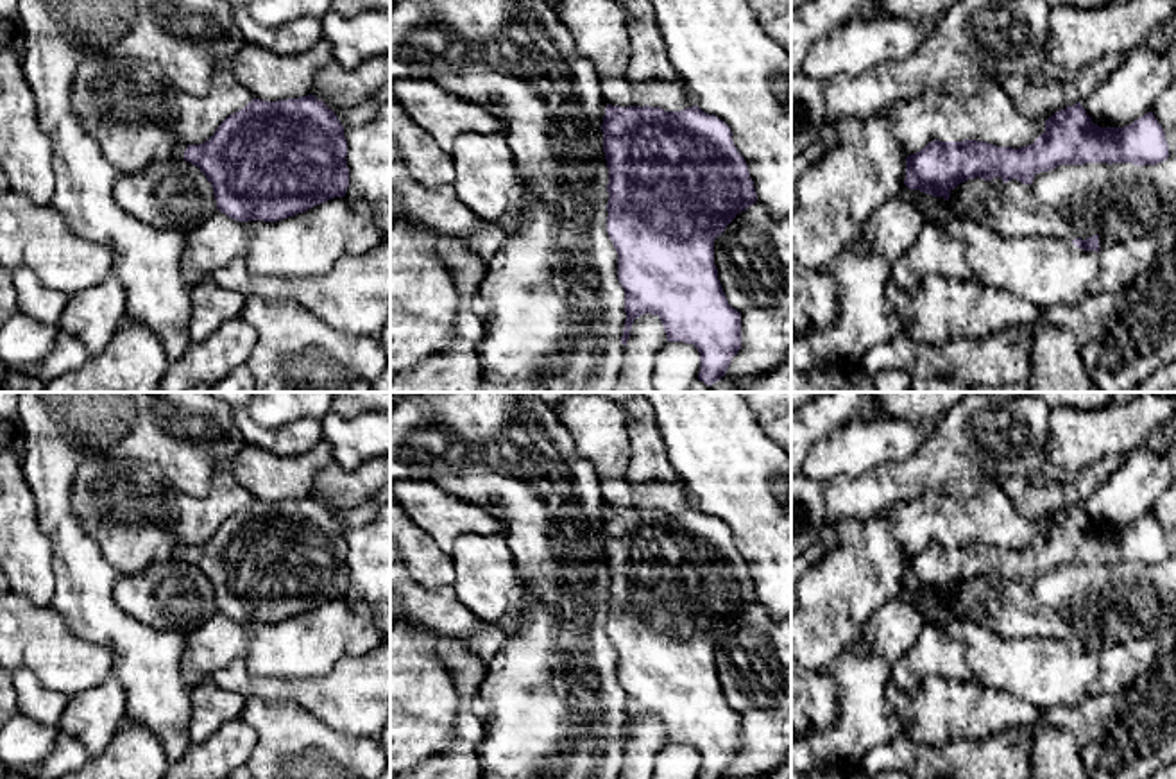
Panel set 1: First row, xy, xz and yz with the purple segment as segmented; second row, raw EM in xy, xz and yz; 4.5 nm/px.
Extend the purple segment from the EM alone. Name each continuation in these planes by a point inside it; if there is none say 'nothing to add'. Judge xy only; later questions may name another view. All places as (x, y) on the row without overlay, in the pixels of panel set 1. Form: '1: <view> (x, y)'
1: xy (174, 550)

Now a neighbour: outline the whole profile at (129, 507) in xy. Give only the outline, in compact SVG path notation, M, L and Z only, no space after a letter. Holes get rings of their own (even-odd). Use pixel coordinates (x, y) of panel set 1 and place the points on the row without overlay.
M86 455L81 467L82 482L77 491L82 498L84 530L97 541L116 573L138 575L163 559L179 514L179 492L161 467L154 462L113 455Z

